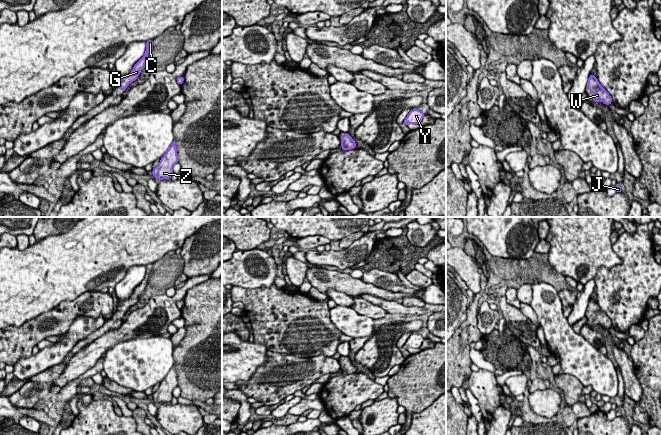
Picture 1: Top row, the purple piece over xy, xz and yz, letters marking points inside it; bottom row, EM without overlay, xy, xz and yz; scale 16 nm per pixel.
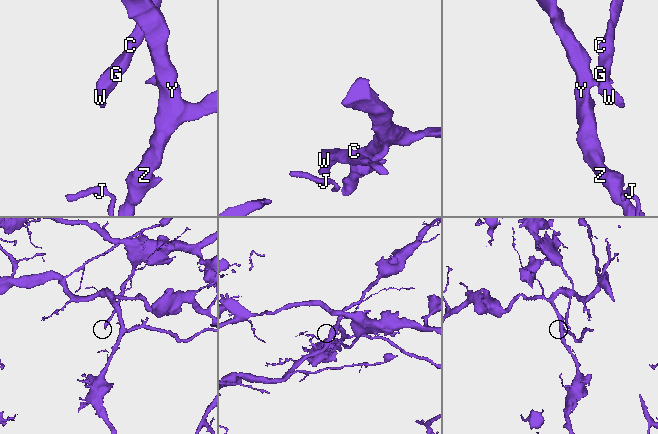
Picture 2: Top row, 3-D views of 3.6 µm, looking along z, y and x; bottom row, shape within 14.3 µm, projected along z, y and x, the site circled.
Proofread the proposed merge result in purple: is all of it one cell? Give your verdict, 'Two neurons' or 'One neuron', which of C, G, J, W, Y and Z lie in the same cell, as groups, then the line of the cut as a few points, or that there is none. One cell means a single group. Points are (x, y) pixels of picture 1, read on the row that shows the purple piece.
One neuron. Groups: C G J W Y Z. No split

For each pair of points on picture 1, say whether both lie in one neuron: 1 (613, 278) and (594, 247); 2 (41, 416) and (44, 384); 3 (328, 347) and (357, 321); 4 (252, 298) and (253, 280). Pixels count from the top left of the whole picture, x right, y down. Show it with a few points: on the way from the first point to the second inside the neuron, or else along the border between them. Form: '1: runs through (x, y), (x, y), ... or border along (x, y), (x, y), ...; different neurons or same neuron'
1: border along (612, 245), (620, 262), (600, 267), (593, 278); different neurons
2: border along (34, 406), (19, 408); different neurons
3: border along (330, 314), (332, 323), (343, 333), (353, 338); different neurons
4: border along (274, 283), (269, 287), (256, 288), (233, 286); different neurons

